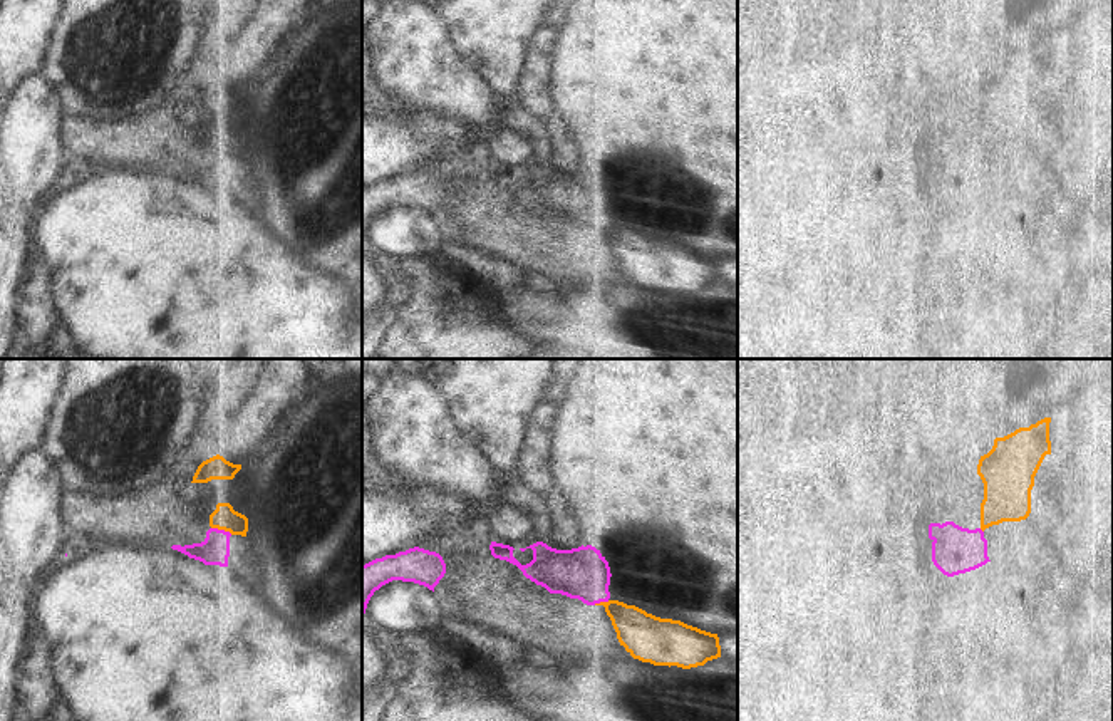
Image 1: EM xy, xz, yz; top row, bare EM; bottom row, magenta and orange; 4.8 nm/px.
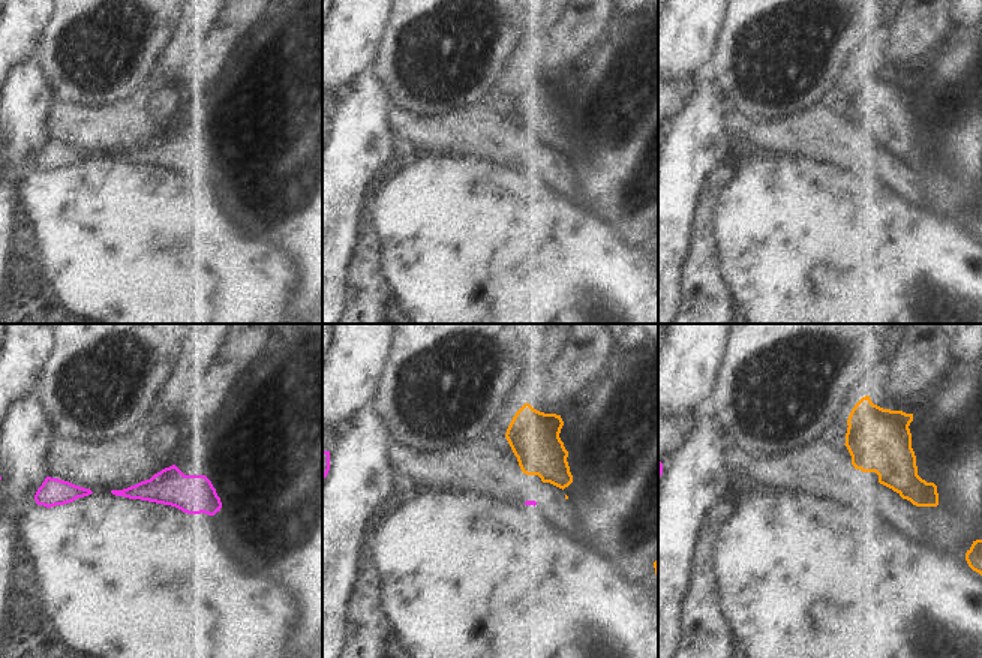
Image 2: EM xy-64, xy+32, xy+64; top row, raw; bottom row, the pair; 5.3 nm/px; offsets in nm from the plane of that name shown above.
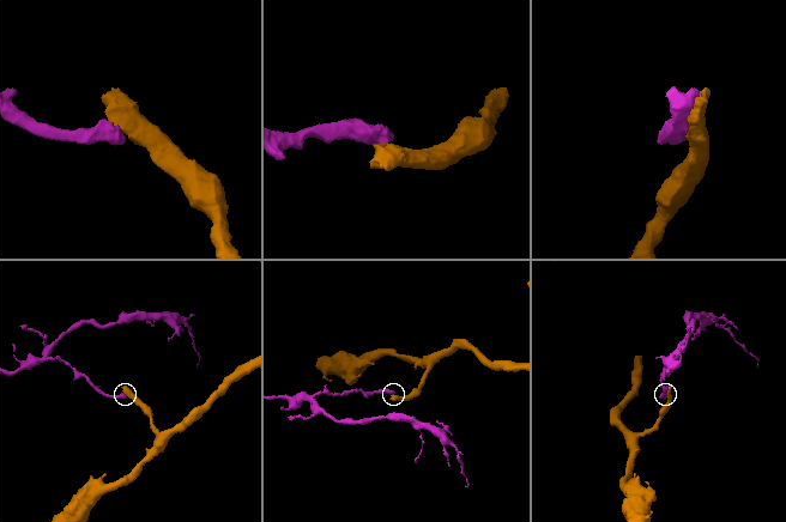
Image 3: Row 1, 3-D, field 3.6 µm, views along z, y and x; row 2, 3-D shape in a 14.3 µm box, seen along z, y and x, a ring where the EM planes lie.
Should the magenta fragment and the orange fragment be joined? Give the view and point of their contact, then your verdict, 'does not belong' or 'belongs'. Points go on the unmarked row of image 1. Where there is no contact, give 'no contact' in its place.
contact xy (222, 155); does not belong

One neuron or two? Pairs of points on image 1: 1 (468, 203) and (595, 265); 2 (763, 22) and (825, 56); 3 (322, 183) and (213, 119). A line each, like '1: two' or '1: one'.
1: one
2: two
3: one

